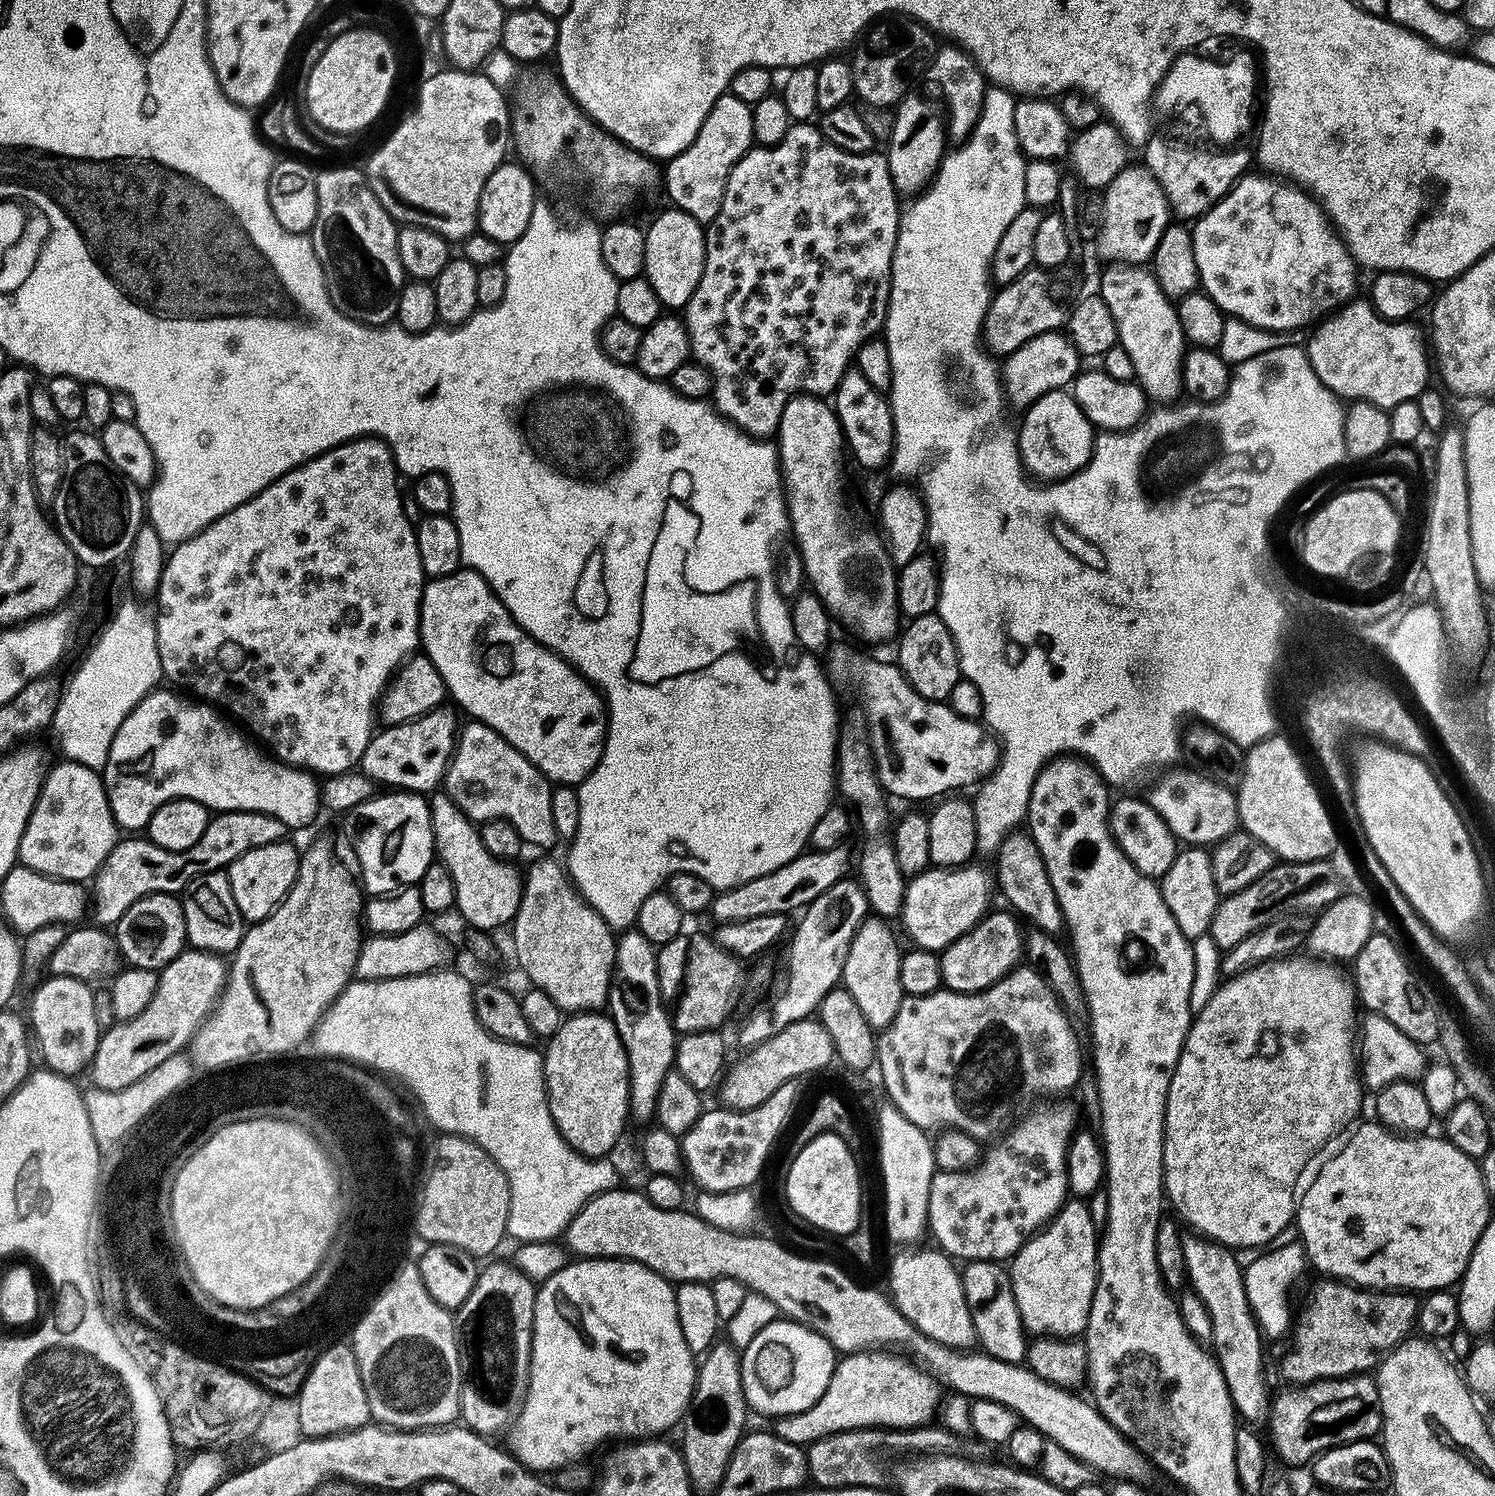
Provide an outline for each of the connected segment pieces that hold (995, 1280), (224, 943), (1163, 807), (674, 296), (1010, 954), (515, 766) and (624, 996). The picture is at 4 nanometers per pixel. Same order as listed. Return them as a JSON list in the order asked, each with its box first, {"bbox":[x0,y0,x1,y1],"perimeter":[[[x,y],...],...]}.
[{"bbox":[960,1260,1030,1364],"perimeter":[[[969,1260],[963,1265],[960,1281],[979,1347],[1007,1364],[1021,1363],[1027,1357],[1030,1340],[1020,1317],[1018,1302],[1014,1302],[1009,1269],[994,1260]]]},{"bbox":[182,871,246,954],"perimeter":[[[227,871],[207,872],[191,880],[182,893],[182,903],[188,944],[193,949],[217,954],[235,953],[244,937],[246,921],[238,910],[238,902],[234,902]]]},{"bbox":[1146,767,1240,846],"perimeter":[[[1173,767],[1146,793],[1149,806],[1165,820],[1177,841],[1188,846],[1214,846],[1232,835],[1240,826],[1236,792],[1227,783],[1209,778],[1203,772]]]},{"bbox":[644,206,706,310],"perimeter":[[[668,206],[665,212],[660,212],[652,220],[652,225],[646,228],[646,266],[644,267],[644,279],[654,286],[654,294],[658,294],[661,305],[668,310],[683,310],[694,290],[698,290],[698,282],[702,278],[702,270],[706,262],[706,242],[704,241],[705,225],[695,216],[683,212],[681,208]]]},{"bbox":[940,910,1026,992],"perimeter":[[[1002,910],[987,913],[975,927],[941,952],[940,978],[947,991],[980,992],[996,984],[1021,963],[1026,948],[1024,930],[1021,930],[1019,919],[1011,911]]]},{"bbox":[442,720,556,848],"perimeter":[[[472,720],[459,729],[442,788],[448,799],[473,822],[505,820],[526,843],[536,848],[548,848],[556,840],[553,785],[502,734],[481,720]]]},{"bbox":[607,930,678,1121],"perimeter":[[[624,930],[619,933],[616,942],[616,965],[612,967],[612,985],[608,987],[607,1015],[612,1017],[614,1026],[622,1038],[622,1046],[628,1059],[628,1077],[630,1078],[630,1112],[640,1120],[651,1121],[656,1115],[658,1090],[662,1090],[662,1078],[673,1071],[676,1062],[678,1031],[673,1024],[669,1009],[664,1009],[665,996],[660,993],[660,975],[656,972],[657,949],[638,930]]]}]

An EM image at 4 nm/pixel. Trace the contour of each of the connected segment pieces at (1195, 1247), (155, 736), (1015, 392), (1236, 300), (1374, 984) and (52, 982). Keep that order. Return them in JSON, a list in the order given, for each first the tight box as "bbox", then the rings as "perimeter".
[{"bbox":[1182,1234,1270,1421],"perimeter":[[[1188,1234],[1182,1242],[1182,1254],[1186,1254],[1188,1284],[1202,1298],[1212,1323],[1211,1351],[1220,1363],[1226,1378],[1232,1407],[1248,1420],[1267,1421],[1270,1411],[1270,1391],[1264,1381],[1264,1356],[1266,1340],[1259,1321],[1248,1301],[1244,1285],[1244,1268],[1236,1261],[1237,1253],[1225,1244],[1217,1244],[1199,1234]]]},{"bbox":[102,691,322,831],"perimeter":[[[160,691],[149,692],[137,702],[132,713],[125,716],[122,726],[118,726],[114,734],[108,761],[102,769],[104,789],[117,827],[141,831],[147,827],[154,810],[171,800],[196,800],[217,813],[261,812],[290,828],[304,828],[313,822],[316,811],[322,808],[321,785],[313,773],[282,764],[265,754],[239,727],[231,728],[215,707],[191,699],[183,700],[175,696],[180,695],[175,691]]]},{"bbox":[1001,330,1082,410],"perimeter":[[[1057,330],[1036,335],[1005,357],[1003,363],[1001,384],[1004,386],[1005,399],[1011,407],[1026,410],[1042,394],[1069,387],[1079,375],[1082,358],[1067,335]]]},{"bbox":[1191,174,1358,332],"perimeter":[[[1245,174],[1211,210],[1195,221],[1194,227],[1191,229],[1194,256],[1198,262],[1200,274],[1199,287],[1207,292],[1210,299],[1229,317],[1252,324],[1256,328],[1265,328],[1271,332],[1294,332],[1307,329],[1323,320],[1325,316],[1335,312],[1336,309],[1344,307],[1349,300],[1357,295],[1356,271],[1358,271],[1358,265],[1336,225],[1329,219],[1323,205],[1311,192],[1301,188],[1299,184],[1293,184],[1275,174],[1252,175]]]},{"bbox":[1350,934,1441,1045],"perimeter":[[[1373,934],[1362,946],[1350,968],[1350,976],[1356,986],[1357,997],[1369,1013],[1376,1013],[1392,1022],[1416,1044],[1435,1045],[1439,1038],[1438,1016],[1441,1009],[1436,1006],[1436,996],[1424,985],[1424,980],[1408,965],[1400,953],[1397,941],[1391,936]]]},{"bbox":[30,975,102,1078],"perimeter":[[[49,975],[48,981],[32,996],[32,1020],[30,1016],[30,1028],[34,1033],[34,1044],[40,1047],[44,1060],[51,1071],[59,1076],[69,1078],[79,1077],[79,1072],[89,1067],[98,1050],[98,1042],[102,1035],[102,1029],[98,1026],[98,1018],[94,1018],[93,989],[81,980],[72,977],[60,977]]]}]

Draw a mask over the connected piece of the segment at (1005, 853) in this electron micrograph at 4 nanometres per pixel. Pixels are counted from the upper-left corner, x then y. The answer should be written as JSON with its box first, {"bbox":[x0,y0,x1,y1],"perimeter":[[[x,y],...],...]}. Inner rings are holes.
{"bbox":[994,830,1065,937],"perimeter":[[[1017,830],[1005,836],[996,858],[994,876],[999,895],[1001,892],[1008,899],[1007,907],[1024,920],[1028,919],[1033,929],[1044,932],[1047,936],[1059,937],[1065,931],[1062,906],[1058,906],[1058,894],[1054,894],[1054,886],[1050,886],[1050,874],[1046,874],[1042,854],[1031,835],[1027,831]]]}

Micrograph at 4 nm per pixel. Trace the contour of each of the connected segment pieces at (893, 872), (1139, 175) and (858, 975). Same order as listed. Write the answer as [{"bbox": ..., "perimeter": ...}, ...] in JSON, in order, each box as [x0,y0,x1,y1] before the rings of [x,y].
[{"bbox":[836,719,906,918],"perimeter":[[[859,719],[852,720],[848,725],[841,727],[838,732],[836,741],[836,792],[838,793],[845,805],[849,809],[854,810],[854,816],[860,819],[860,828],[866,835],[872,836],[864,844],[864,849],[860,852],[860,876],[858,882],[864,888],[864,893],[868,899],[869,909],[877,917],[892,918],[899,917],[900,908],[904,905],[904,889],[906,887],[906,877],[902,874],[902,870],[898,870],[898,858],[894,858],[894,850],[892,849],[889,837],[885,835],[888,824],[888,808],[884,805],[886,801],[886,793],[880,784],[880,779],[876,776],[876,766],[872,763],[872,754],[868,749],[868,737],[866,729]]]},{"bbox":[1094,166,1170,265],"perimeter":[[[1129,166],[1122,169],[1114,182],[1103,189],[1103,194],[1106,218],[1094,247],[1100,251],[1104,262],[1147,265],[1170,223],[1168,199],[1162,186],[1148,168]]]},{"bbox":[841,918,905,1030],"perimeter":[[[880,918],[865,920],[854,936],[841,976],[842,986],[853,995],[854,1002],[861,1007],[874,1030],[888,1027],[905,996],[900,978],[902,950],[896,946],[896,940],[885,924]]]}]

